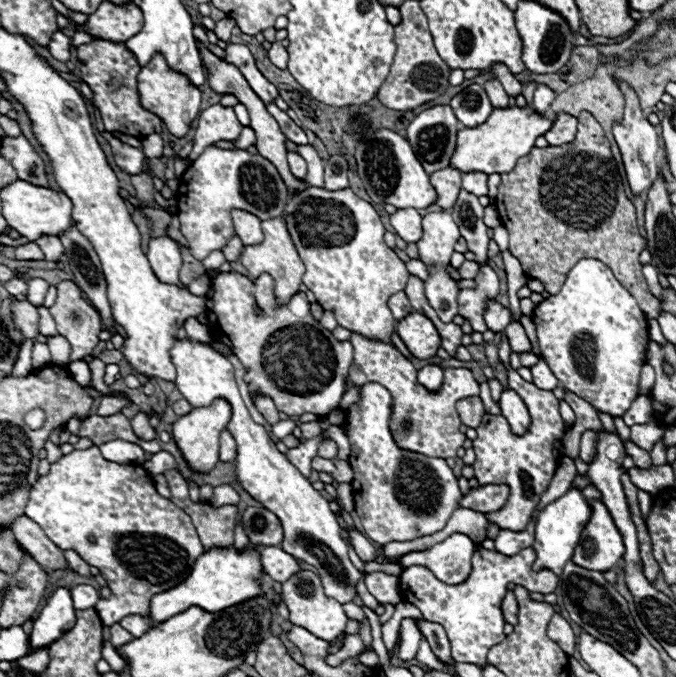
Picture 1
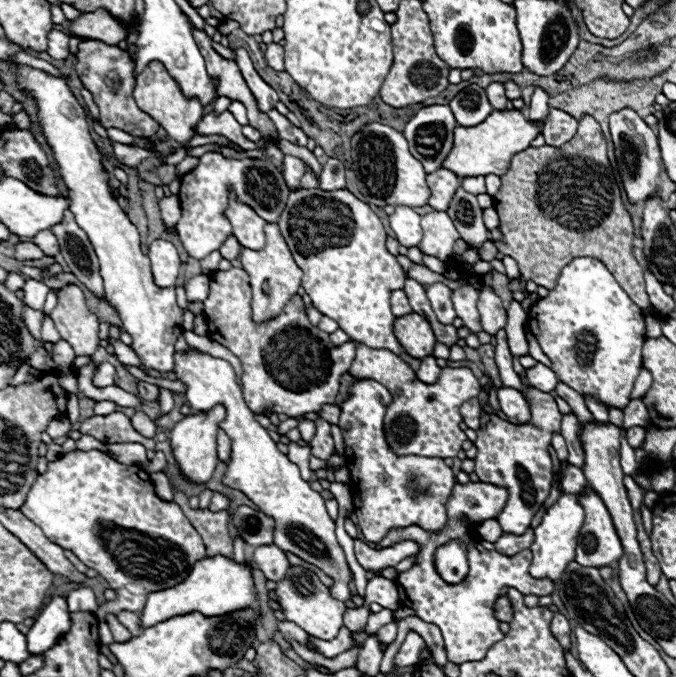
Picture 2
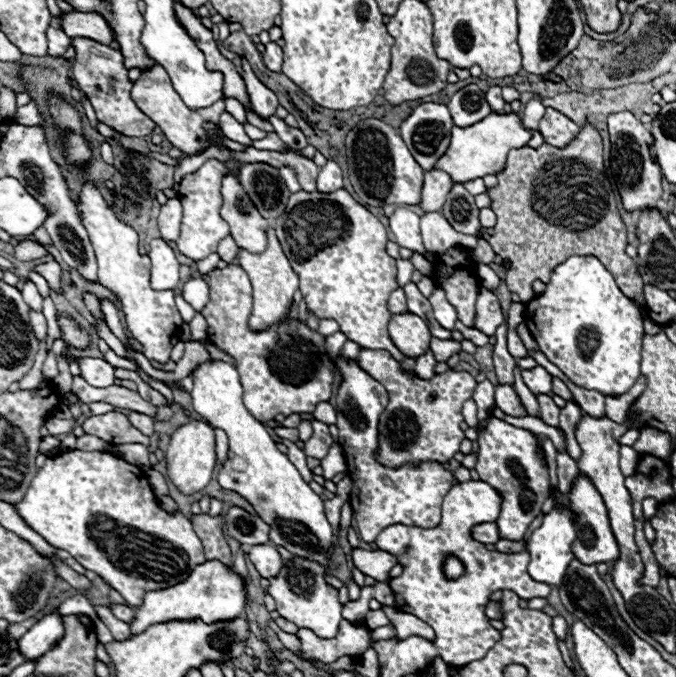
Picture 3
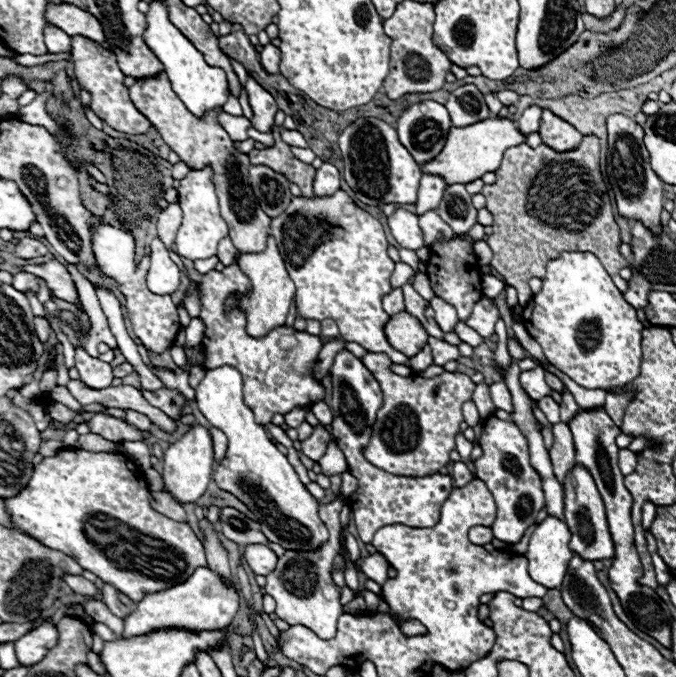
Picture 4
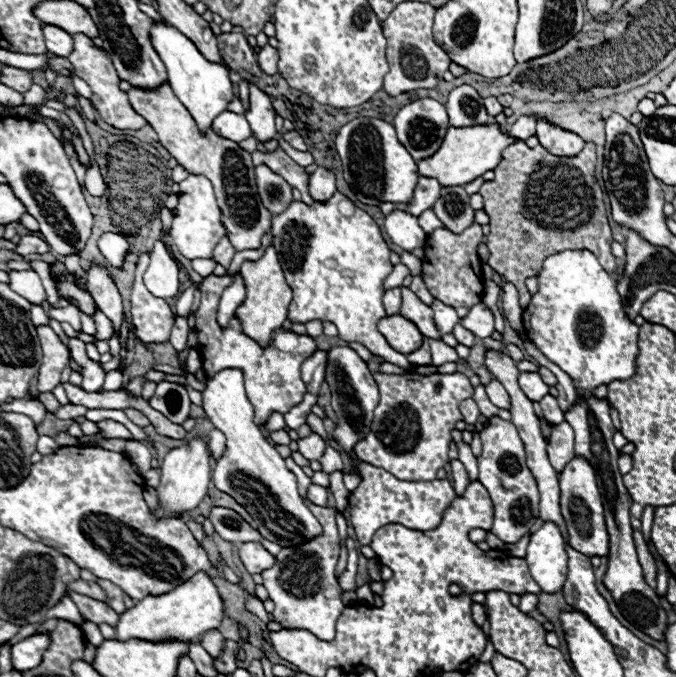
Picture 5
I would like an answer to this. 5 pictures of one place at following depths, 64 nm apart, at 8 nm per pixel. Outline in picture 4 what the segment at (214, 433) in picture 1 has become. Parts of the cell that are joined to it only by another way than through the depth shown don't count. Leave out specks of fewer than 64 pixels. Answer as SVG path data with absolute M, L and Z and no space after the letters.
M190 426L180 440L168 446L164 452L164 488L170 492L178 502L194 502L198 500L206 488L208 482L212 480L212 470L214 470L214 448L212 448L212 436L210 430L204 426Z

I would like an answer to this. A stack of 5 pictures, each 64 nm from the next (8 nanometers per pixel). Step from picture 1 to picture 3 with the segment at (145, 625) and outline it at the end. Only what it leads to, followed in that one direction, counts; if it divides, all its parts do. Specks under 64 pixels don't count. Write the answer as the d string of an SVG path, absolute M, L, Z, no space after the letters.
M112 604L110 608L112 608L114 616L116 616L118 620L126 622L126 624L130 624L130 622L134 620L134 616L136 616L136 612L134 612L132 608L128 608L128 606L122 606L122 604Z

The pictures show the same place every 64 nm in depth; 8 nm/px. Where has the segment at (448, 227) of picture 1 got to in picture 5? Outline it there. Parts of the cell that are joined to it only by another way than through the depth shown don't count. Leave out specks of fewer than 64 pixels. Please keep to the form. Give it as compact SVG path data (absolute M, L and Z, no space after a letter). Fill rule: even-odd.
M426 210L424 214L420 214L420 216L418 216L418 224L420 224L422 230L426 232L426 236L430 236L436 228L444 228L444 224L436 218L434 210ZM432 302L432 310L434 310L434 320L436 320L436 328L440 330L440 334L450 334L452 328L460 322L456 310L452 306L446 306L442 302Z

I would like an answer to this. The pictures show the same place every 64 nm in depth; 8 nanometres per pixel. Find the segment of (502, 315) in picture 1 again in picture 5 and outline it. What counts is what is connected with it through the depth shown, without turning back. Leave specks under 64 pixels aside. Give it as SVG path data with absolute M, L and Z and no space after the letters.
M478 302L464 318L460 318L460 324L474 332L478 338L488 338L494 332L494 314L484 302Z

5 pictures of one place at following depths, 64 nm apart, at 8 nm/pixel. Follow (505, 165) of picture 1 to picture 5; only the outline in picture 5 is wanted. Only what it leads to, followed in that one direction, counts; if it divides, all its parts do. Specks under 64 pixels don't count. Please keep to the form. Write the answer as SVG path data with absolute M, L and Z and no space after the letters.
M498 124L450 128L440 150L432 158L424 158L424 162L418 162L418 174L436 178L442 186L464 186L480 178L484 172L494 170L500 164L502 150L514 142L516 138L506 132L500 132Z

